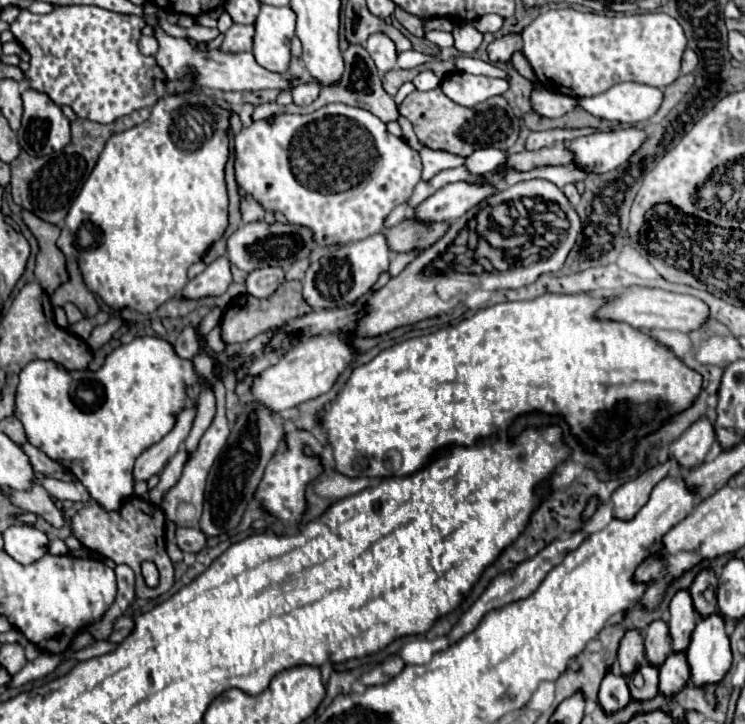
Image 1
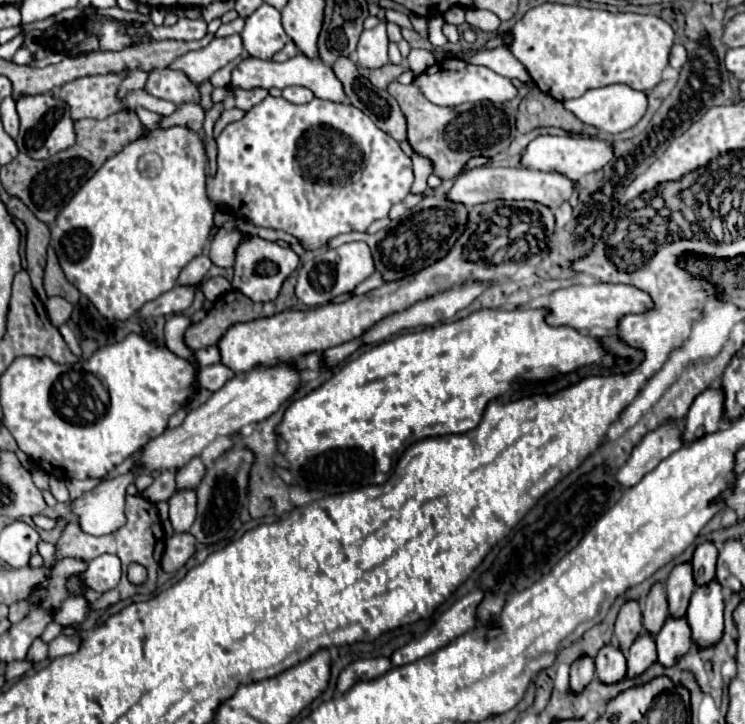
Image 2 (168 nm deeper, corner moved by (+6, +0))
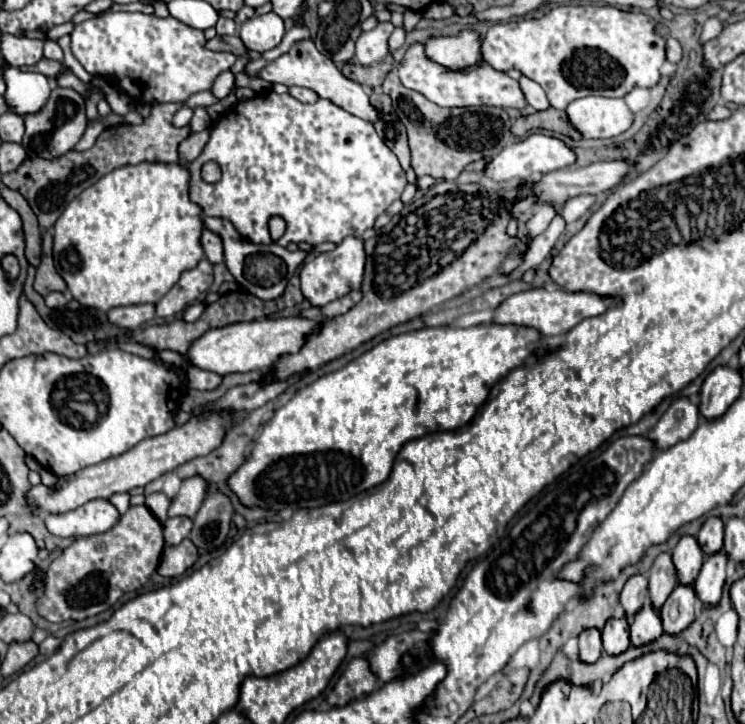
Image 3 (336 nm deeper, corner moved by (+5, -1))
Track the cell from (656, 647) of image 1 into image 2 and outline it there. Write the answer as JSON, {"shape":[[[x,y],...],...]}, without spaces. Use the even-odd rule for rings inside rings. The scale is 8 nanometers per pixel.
{"shape":[[[658,582],[648,592],[646,600],[642,602],[642,626],[650,636],[656,636],[660,628],[664,626],[664,620],[668,618],[668,602],[664,586]]]}

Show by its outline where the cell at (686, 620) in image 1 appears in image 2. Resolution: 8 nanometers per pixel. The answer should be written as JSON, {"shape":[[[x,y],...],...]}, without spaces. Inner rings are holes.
{"shape":[[[678,564],[666,580],[666,596],[668,596],[670,616],[686,616],[688,600],[692,598],[694,590],[696,590],[696,584],[692,578],[692,566]]]}

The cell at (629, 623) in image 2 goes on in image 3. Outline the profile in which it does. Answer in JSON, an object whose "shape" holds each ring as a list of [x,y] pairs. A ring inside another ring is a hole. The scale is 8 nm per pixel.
{"shape":[[[645,575],[629,577],[629,581],[621,591],[621,605],[625,609],[625,615],[631,619],[645,601],[647,601],[647,577]]]}

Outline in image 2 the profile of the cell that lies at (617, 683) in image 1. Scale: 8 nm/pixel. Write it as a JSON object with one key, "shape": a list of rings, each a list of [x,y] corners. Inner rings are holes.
{"shape":[[[612,644],[604,646],[598,652],[598,656],[594,658],[594,664],[596,664],[596,678],[604,680],[604,684],[616,684],[626,676],[626,658]]]}

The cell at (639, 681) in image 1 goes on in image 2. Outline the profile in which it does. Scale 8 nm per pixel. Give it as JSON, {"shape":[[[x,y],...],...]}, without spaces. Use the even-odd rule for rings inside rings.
{"shape":[[[642,634],[630,646],[630,650],[626,654],[626,662],[628,662],[628,674],[626,676],[632,676],[632,678],[638,678],[656,662],[656,644],[654,644],[650,634]]]}

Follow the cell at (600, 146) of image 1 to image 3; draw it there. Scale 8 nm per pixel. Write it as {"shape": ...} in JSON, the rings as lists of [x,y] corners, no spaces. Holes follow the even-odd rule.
{"shape":[[[533,133],[519,143],[507,145],[501,153],[497,153],[497,157],[491,157],[489,163],[485,165],[485,175],[497,183],[503,183],[503,181],[511,181],[511,179],[527,179],[527,177],[533,177],[539,173],[545,175],[549,171],[557,171],[559,167],[573,165],[573,163],[575,163],[575,155],[563,141],[559,141],[555,137],[547,137],[543,133]]]}

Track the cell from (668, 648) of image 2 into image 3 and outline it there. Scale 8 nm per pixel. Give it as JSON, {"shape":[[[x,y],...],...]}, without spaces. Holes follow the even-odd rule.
{"shape":[[[679,583],[661,607],[663,631],[677,635],[685,627],[689,627],[691,621],[695,619],[695,609],[697,609],[697,593],[693,593],[693,585]]]}

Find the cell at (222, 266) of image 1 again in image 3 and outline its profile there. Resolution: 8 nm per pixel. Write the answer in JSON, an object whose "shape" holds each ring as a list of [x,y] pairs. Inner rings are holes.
{"shape":[[[129,305],[129,307],[115,307],[107,313],[107,319],[111,325],[117,325],[119,329],[137,329],[141,323],[147,323],[155,317],[155,305]]]}

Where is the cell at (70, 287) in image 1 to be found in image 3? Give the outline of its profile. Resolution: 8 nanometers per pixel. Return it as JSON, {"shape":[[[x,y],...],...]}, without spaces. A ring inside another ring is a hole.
{"shape":[[[43,231],[43,253],[41,253],[41,263],[37,267],[37,275],[35,275],[35,291],[39,295],[47,295],[51,291],[65,291],[67,285],[65,281],[57,275],[55,265],[53,265],[53,255],[51,255],[51,245],[53,245],[53,237],[51,233]]]}

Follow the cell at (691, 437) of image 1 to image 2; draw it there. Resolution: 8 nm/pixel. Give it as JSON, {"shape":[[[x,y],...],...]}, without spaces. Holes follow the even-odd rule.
{"shape":[[[704,390],[686,414],[686,424],[682,430],[682,442],[698,440],[708,432],[716,432],[724,414],[724,396],[722,390]]]}

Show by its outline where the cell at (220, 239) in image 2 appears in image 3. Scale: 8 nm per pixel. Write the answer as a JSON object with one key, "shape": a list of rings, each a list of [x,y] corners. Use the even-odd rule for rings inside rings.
{"shape":[[[203,229],[199,241],[209,263],[223,263],[223,243],[215,233],[211,233],[209,229]]]}

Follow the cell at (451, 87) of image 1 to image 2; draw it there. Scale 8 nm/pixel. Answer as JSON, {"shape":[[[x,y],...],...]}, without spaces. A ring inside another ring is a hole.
{"shape":[[[444,58],[442,62],[436,62],[434,66],[428,68],[428,72],[416,76],[414,84],[422,90],[422,94],[432,104],[438,104],[438,106],[458,106],[464,102],[478,102],[478,100],[506,102],[516,96],[516,88],[508,78],[504,78],[484,66],[466,64],[458,58]]]}

